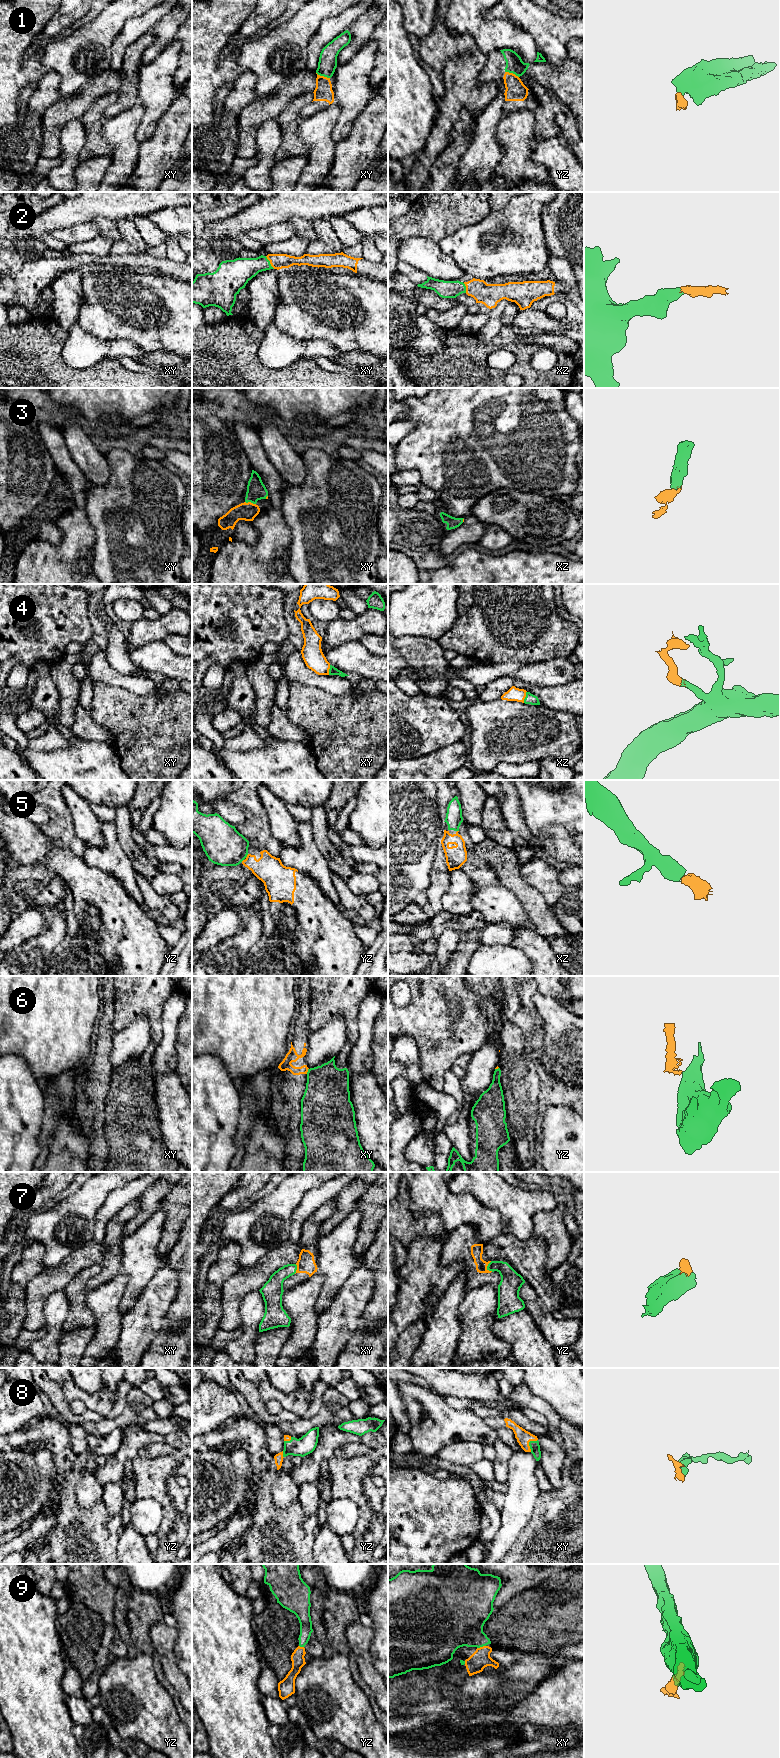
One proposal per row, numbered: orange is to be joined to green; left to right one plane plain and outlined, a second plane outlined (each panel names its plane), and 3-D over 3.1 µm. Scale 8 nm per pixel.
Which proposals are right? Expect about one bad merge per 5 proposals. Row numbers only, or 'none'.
1, 2, 3, 4, 5, 8, 9

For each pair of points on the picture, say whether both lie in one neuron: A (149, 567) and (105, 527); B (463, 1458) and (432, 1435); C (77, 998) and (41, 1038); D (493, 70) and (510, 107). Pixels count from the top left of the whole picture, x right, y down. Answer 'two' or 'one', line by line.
A: one
B: two
C: one
D: one

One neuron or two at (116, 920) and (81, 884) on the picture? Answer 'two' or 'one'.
one

